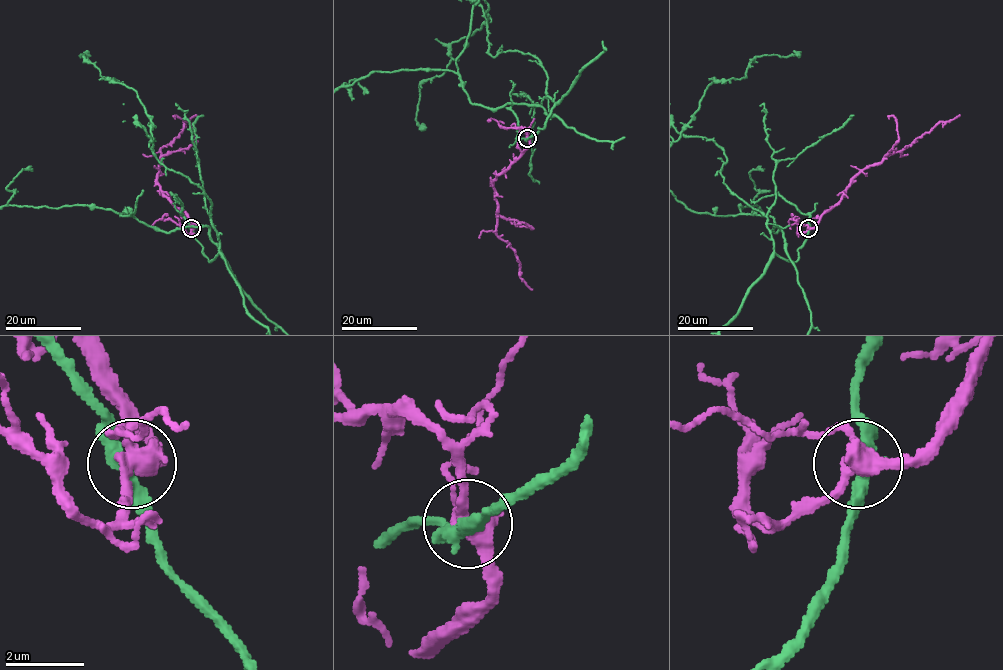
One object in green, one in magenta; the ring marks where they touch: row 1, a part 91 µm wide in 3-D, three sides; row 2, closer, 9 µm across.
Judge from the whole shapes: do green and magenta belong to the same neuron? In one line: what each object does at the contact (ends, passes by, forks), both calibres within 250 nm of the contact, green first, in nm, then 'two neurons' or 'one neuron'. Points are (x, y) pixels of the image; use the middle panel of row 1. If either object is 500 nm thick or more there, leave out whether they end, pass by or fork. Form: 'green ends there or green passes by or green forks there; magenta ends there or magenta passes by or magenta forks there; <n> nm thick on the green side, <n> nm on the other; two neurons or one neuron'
green passes by; magenta forks there; 360 nm thick on the green side, 360 nm on the other; two neurons

